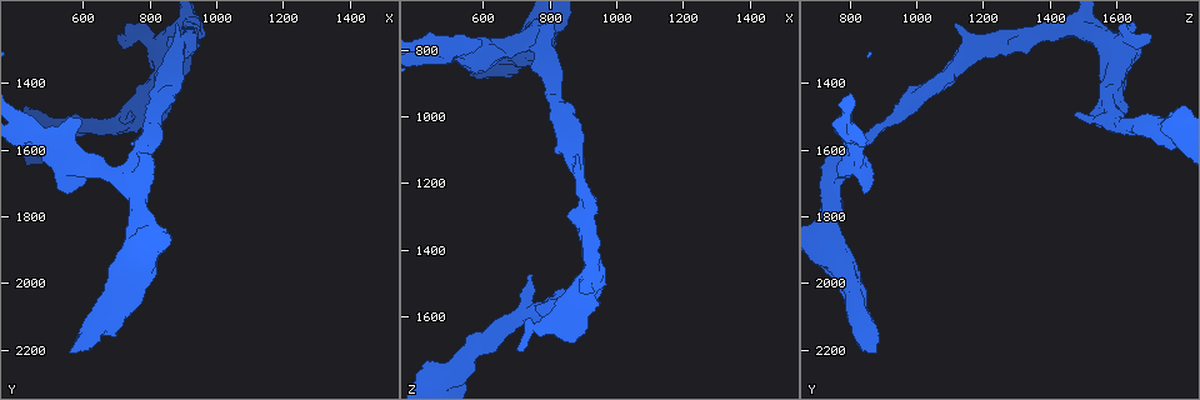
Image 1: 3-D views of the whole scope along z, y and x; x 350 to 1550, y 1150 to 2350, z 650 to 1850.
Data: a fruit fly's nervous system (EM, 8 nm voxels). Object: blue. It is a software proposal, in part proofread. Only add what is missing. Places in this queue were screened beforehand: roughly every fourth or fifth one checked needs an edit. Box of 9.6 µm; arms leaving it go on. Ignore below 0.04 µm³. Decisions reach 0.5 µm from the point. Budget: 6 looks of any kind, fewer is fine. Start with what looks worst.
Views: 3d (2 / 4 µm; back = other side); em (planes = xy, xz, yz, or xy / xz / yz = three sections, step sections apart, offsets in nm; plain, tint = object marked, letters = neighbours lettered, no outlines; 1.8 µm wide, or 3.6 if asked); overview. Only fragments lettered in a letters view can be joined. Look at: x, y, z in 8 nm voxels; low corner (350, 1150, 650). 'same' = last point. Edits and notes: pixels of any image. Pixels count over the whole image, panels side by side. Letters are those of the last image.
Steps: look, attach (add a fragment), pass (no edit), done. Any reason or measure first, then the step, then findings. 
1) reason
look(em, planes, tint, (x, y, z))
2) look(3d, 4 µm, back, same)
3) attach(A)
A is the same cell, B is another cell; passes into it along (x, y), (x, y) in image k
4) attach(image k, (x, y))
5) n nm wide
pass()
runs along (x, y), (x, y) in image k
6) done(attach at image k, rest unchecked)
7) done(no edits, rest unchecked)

sudden change in width
look(3d, 4 µm, (610, 2160, 850))

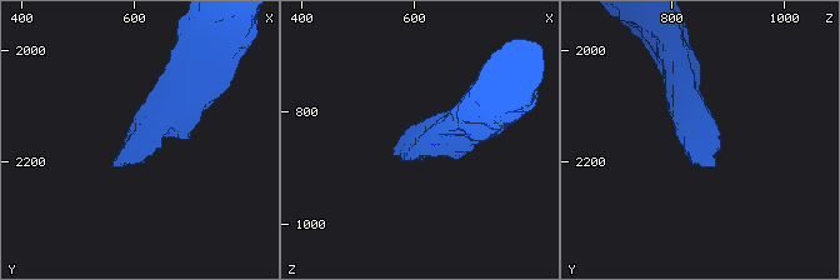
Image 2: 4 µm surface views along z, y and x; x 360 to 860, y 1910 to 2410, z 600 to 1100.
look(em, xz, step 16, letters, (610, 2160, 845))

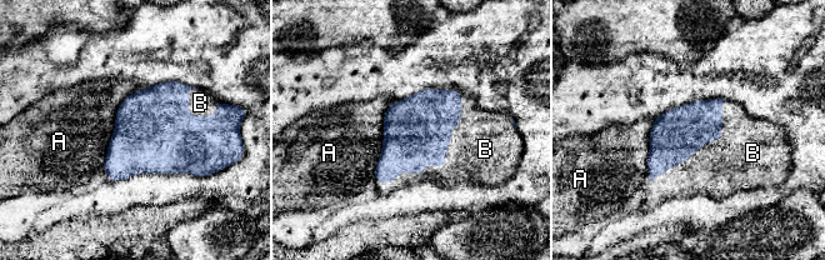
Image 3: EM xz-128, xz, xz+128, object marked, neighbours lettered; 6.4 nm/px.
attach(B)
B is the same cell, A is another cell; the neuron continues

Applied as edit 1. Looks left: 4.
see it whole again
look(overview)

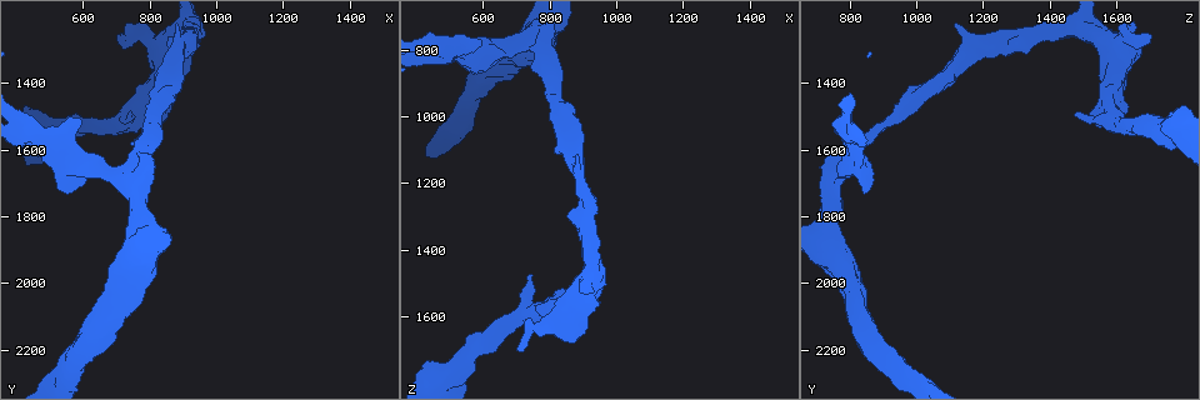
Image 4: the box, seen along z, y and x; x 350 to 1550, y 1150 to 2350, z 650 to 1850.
thick end
look(em, planes, letters, (580, 1720, 860))

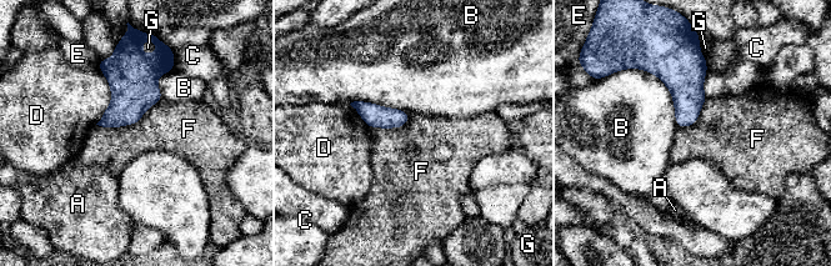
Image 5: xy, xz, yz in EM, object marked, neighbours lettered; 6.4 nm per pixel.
pass()
A, B, C, D, E, F and G are other cells; border along (161, 98), (133, 124), (96, 125) in image 5; none of them fits

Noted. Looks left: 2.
thick end
look(em, planes, letters, (810, 1520, 1530))

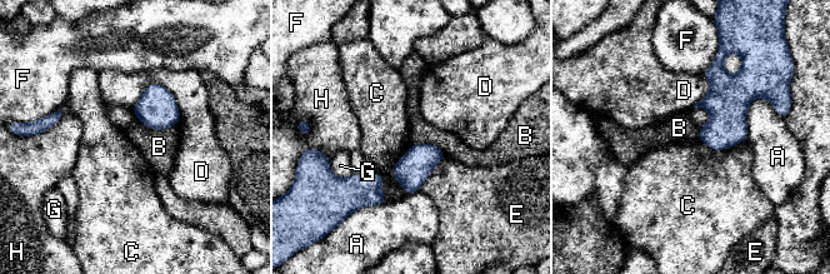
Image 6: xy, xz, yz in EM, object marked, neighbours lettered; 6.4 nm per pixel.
pass()
A, B, C, D, E, F, G and H are other cells; border along (135, 115), (154, 129), (176, 125) in image 6; no lettered fragment goes on from it

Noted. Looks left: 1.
done(attach at image 3, rest unchecked)

